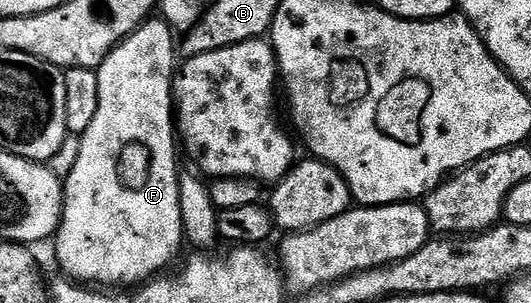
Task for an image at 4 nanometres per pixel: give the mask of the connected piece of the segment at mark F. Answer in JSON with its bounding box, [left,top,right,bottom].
[53,18,185,286]

